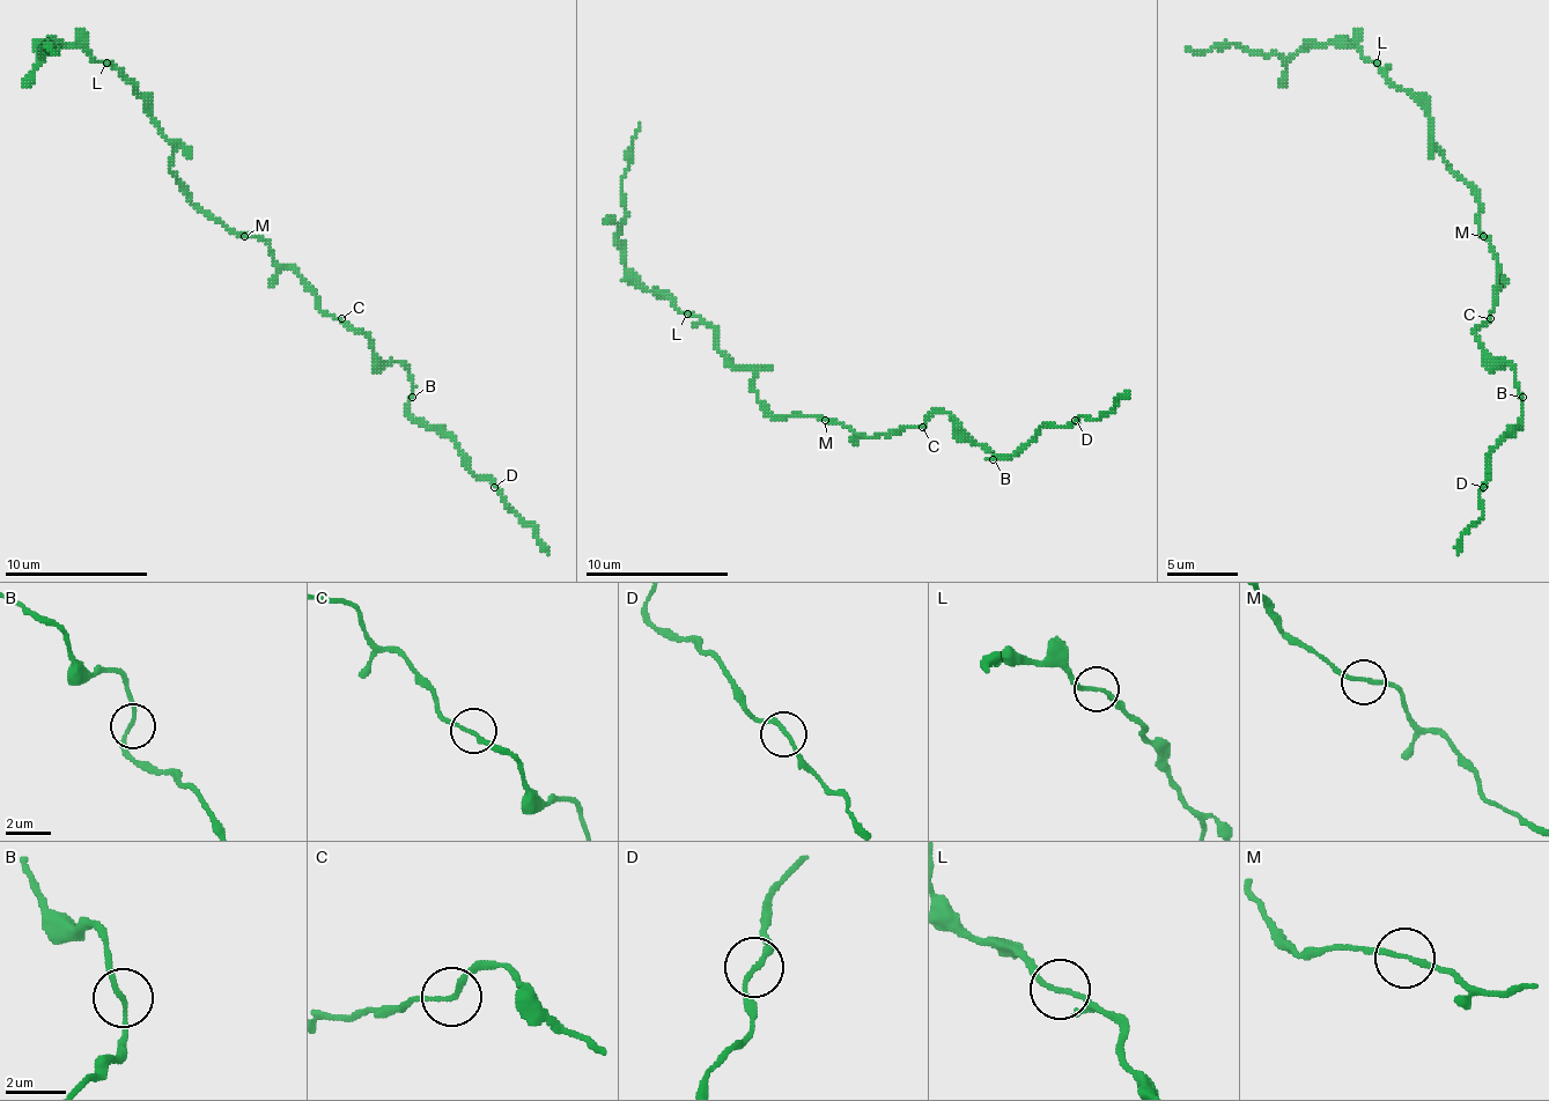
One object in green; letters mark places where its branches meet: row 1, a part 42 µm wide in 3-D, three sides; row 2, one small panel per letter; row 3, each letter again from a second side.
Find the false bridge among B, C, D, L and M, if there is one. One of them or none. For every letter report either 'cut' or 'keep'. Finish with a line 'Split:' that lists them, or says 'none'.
B: keep
C: keep
D: keep
L: keep
M: keep
Split: none

